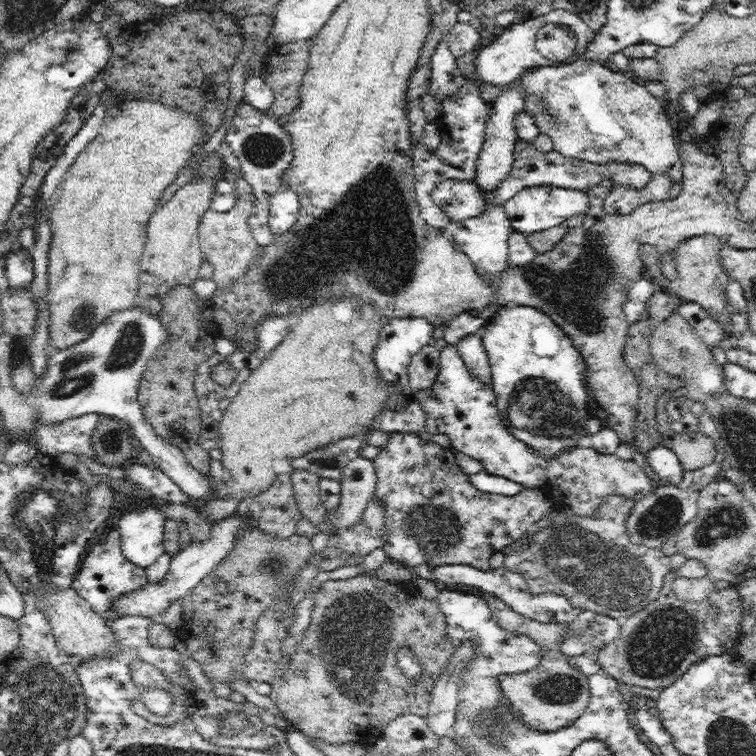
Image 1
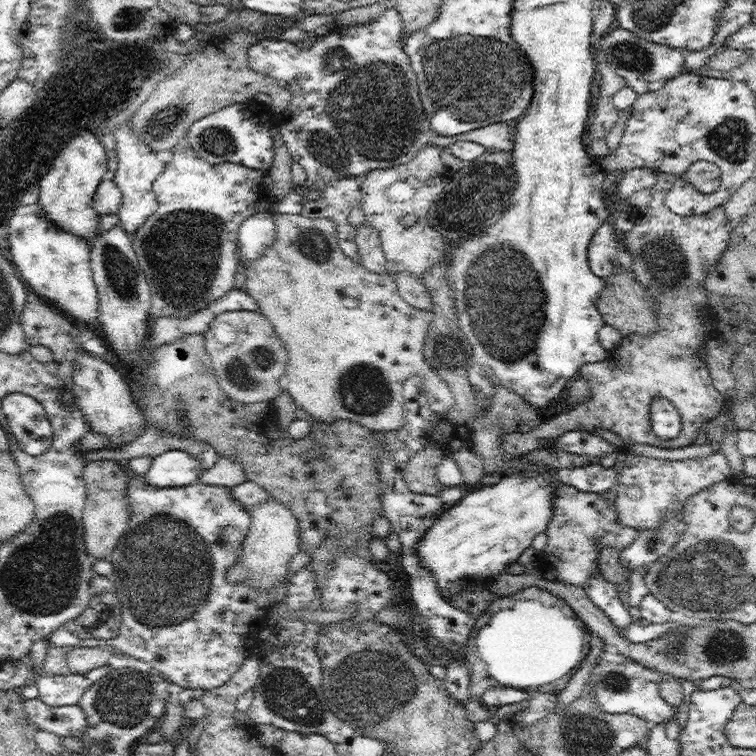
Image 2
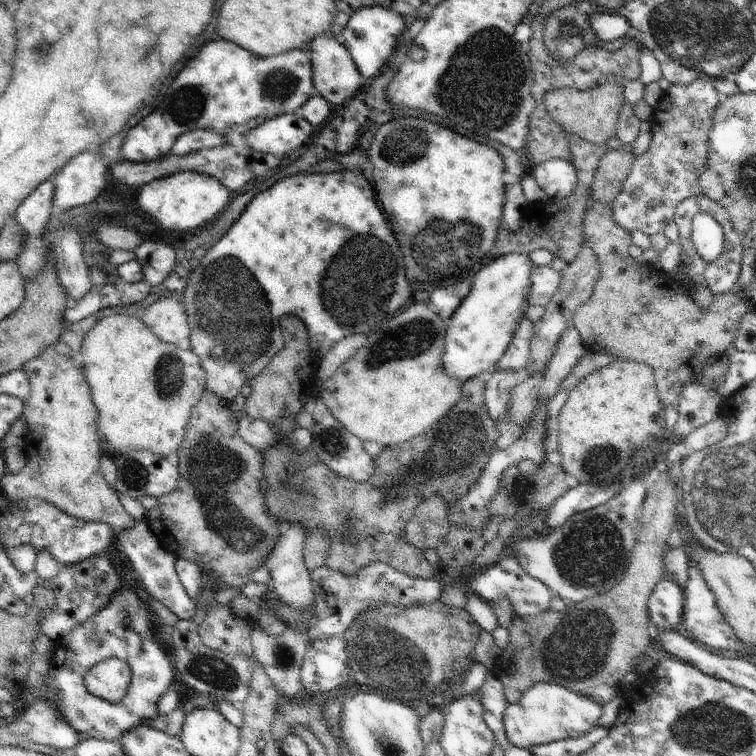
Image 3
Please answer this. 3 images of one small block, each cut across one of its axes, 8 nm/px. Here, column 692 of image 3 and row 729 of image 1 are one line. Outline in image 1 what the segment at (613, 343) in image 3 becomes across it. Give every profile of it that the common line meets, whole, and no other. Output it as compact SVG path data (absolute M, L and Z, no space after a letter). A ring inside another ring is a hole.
M357 575L348 579L327 580L311 595L312 600L314 601L314 609L311 612L310 623L307 629L303 632L304 638L298 640L293 652L291 653L288 670L286 670L280 678L275 679L270 684L271 689L268 694L274 703L276 703L276 707L278 707L282 716L288 721L290 728L300 730L300 732L306 735L309 740L320 739L321 742L334 744L335 746L348 744L350 742L360 742L360 745L362 745L364 740L370 740L370 738L374 738L378 732L382 732L382 728L397 716L410 713L425 718L429 709L429 700L431 699L430 693L433 690L433 683L444 672L444 669L448 666L448 662L450 662L450 658L452 658L452 654L454 654L455 650L453 641L447 637L446 617L439 609L438 603L424 598L418 587L416 587L411 581L394 583L393 581L372 577L372 575ZM406 632L424 632L424 638L428 636L428 644L440 644L440 662L438 662L438 670L430 670L430 666L426 666L426 658L422 658L422 654L418 654L418 650L414 650L414 646L408 646L409 650L412 651L414 658L422 668L423 677L415 681L407 679L396 663L396 652L398 652L398 648L406 646L406 638L404 638Z

